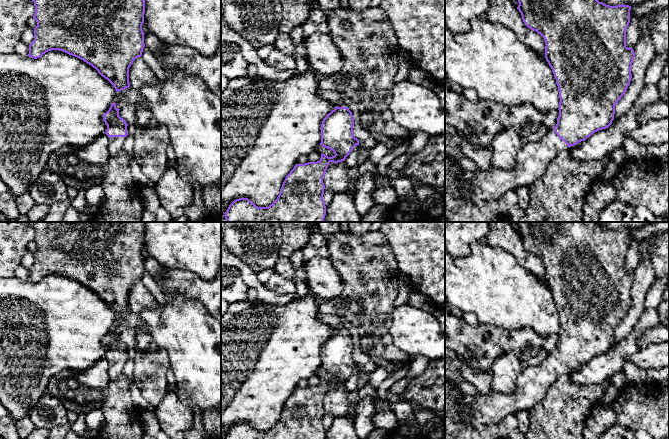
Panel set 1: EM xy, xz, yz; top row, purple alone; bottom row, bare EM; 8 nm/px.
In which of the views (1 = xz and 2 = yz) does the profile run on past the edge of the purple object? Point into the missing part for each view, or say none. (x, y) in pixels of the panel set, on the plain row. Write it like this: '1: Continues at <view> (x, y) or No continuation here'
1: No continuation here
2: Continues at yz (533, 383)

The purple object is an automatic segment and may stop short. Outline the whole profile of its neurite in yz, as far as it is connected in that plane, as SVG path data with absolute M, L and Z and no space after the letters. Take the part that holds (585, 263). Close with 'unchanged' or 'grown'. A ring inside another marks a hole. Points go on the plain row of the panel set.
M596 222L517 223L517 233L525 249L545 264L545 282L559 315L557 348L539 366L528 366L523 370L513 393L492 390L488 395L468 400L461 409L461 413L469 409L468 416L460 417L461 422L466 425L491 425L508 415L529 411L544 399L559 376L570 373L612 348L615 329L630 309L635 277L626 270L626 254L630 247L631 230L610 230Z | grown

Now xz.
M336 330L323 343L321 348L320 369L334 376L334 380L328 381L321 378L317 386L296 388L286 400L277 423L268 431L258 431L248 422L234 424L225 436L225 439L326 439L326 430L323 424L325 409L324 399L330 386L345 385L359 364L353 359L354 343L352 336L347 331Z | unchanged

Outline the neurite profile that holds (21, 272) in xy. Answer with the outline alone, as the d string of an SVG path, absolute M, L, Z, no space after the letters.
M20 265L15 269L14 277L27 280L29 278L29 269L25 268L24 266Z

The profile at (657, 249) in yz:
M669 231L658 233L653 239L643 240L639 246L640 260L649 258L656 278L669 275Z

